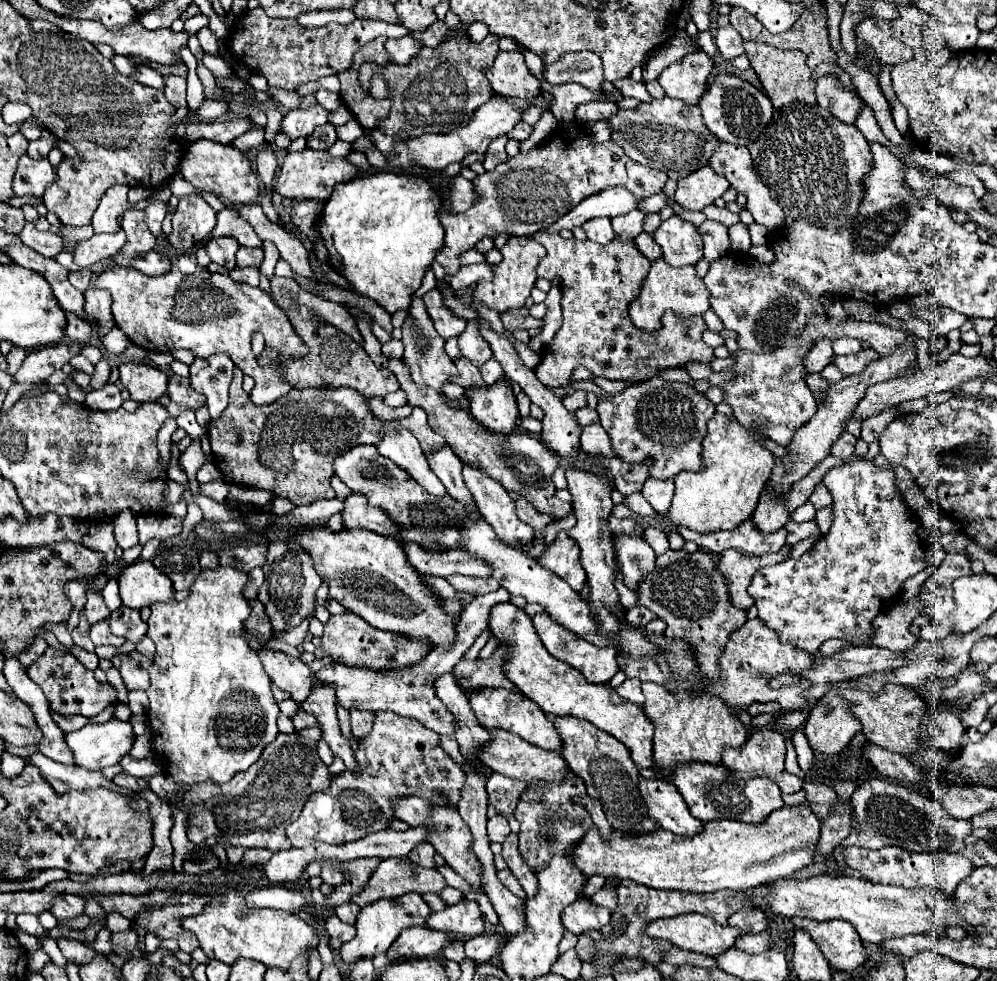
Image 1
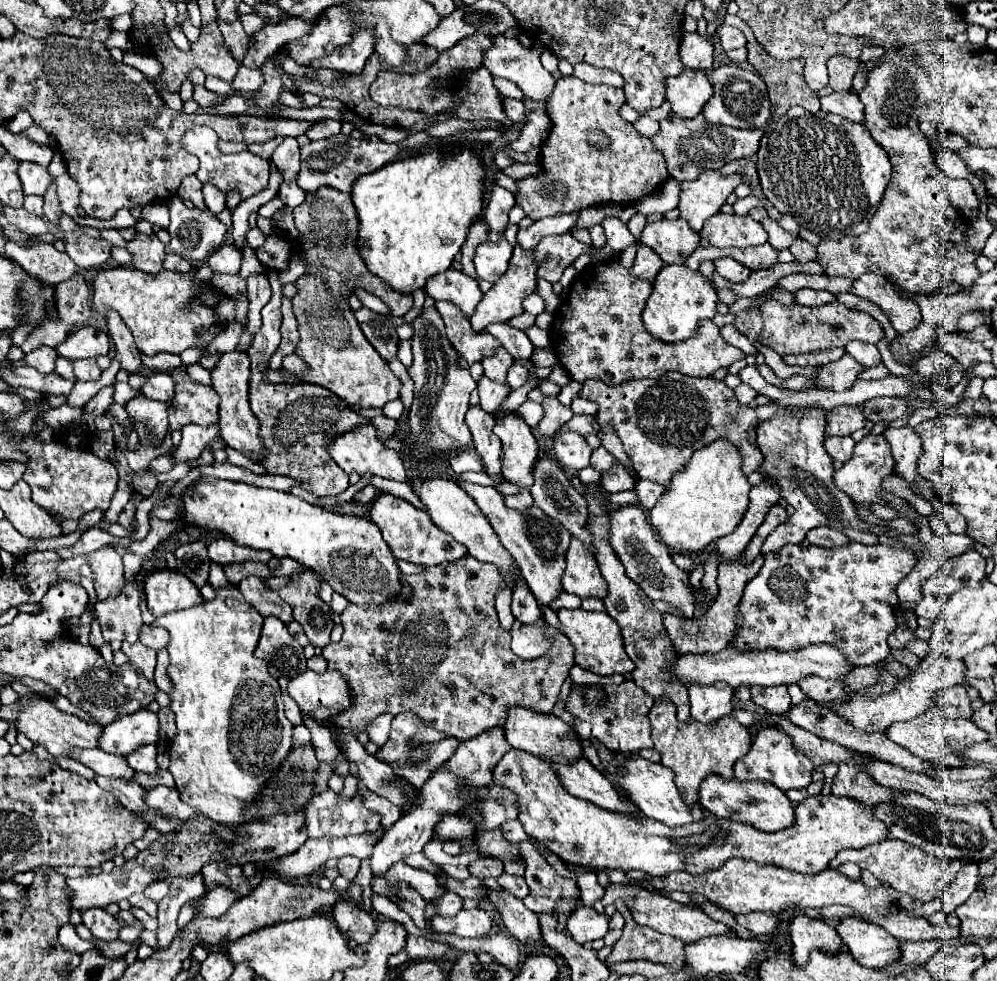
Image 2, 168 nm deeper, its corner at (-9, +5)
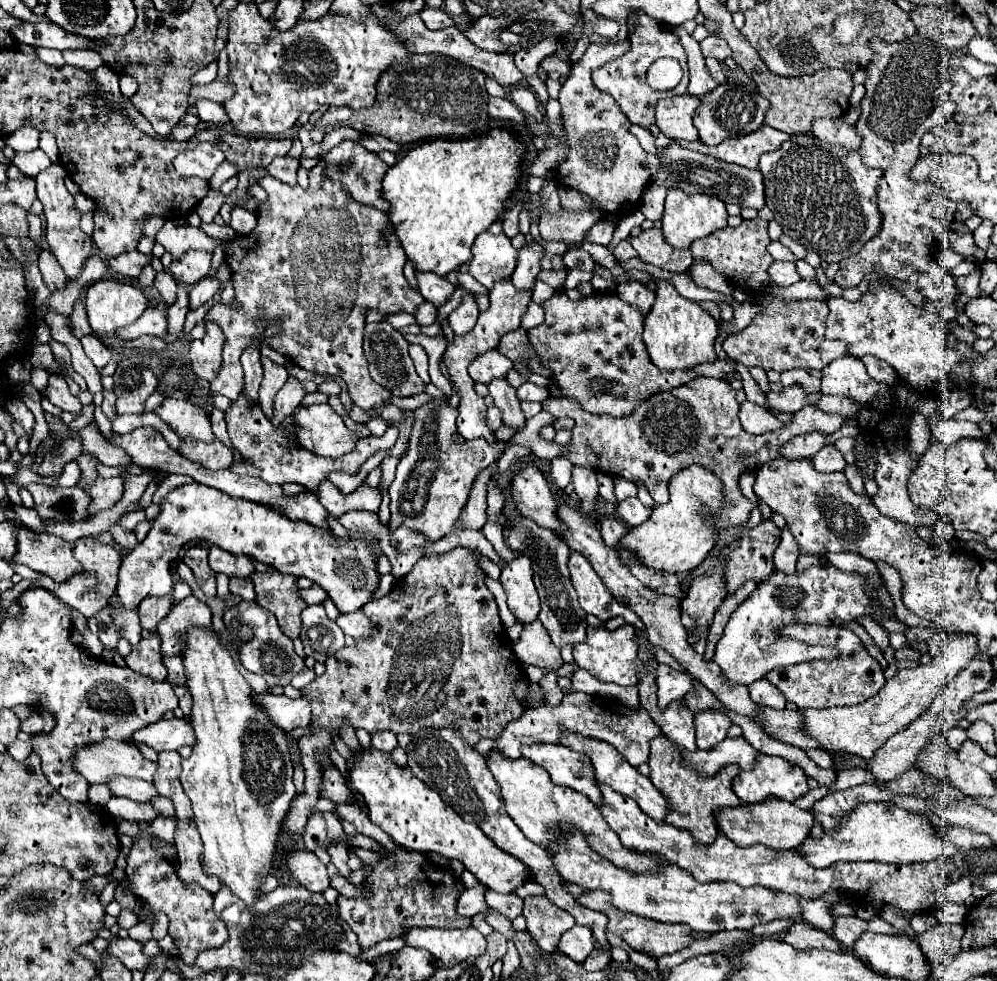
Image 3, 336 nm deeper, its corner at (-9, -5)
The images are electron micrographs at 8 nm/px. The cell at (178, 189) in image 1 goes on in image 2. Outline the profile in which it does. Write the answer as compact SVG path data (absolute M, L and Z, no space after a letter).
M203 185L203 199L205 199L205 205L211 207L211 211L215 213L221 213L225 209L225 193L219 191L217 187L213 185Z

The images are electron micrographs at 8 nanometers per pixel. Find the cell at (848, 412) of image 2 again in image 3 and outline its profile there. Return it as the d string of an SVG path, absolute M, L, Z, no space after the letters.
M805 433L793 437L793 441L787 441L781 447L781 457L785 459L803 459L803 457L813 457L823 445L825 445L825 433Z

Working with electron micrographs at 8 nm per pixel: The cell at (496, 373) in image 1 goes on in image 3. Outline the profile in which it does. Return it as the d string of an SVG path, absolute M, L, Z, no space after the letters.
M523 383L519 389L517 389L517 397L519 401L543 401L547 399L547 389L545 387L539 387L539 385L533 385L533 383Z

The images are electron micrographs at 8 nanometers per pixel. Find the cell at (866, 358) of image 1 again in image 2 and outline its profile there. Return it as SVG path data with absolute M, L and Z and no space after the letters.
M845 353L839 361L819 367L815 383L831 391L845 391L855 383L861 371L865 371L865 367L861 367L861 363L857 363L851 355Z

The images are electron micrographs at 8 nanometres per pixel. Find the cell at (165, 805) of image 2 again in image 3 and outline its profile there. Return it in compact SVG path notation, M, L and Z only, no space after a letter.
M111 797L105 805L105 811L113 817L119 819L129 819L129 821L153 821L157 817L155 809L151 807L151 803L137 803L131 799L123 799L123 797Z

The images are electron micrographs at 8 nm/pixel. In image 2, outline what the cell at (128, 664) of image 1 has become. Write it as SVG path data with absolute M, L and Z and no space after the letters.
M137 641L133 645L123 643L121 645L121 651L129 657L129 663L133 663L141 675L145 675L149 681L153 681L155 651L149 651L149 647L145 647L141 641Z

